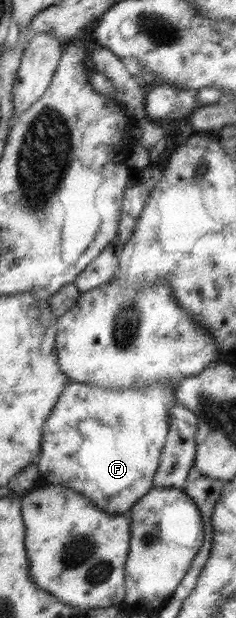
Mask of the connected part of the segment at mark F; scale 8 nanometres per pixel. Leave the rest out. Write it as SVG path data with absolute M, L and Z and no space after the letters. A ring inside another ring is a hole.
M169 378L169 380L163 380L163 382L151 382L151 384L143 384L143 386L131 386L130 388L100 388L95 384L83 384L82 382L74 382L69 380L66 385L64 392L60 395L56 406L52 409L50 416L46 419L45 425L43 426L43 437L41 442L41 449L35 458L34 463L38 467L40 481L46 483L52 483L52 485L59 485L71 489L74 492L88 498L98 509L104 510L104 512L110 515L126 515L129 514L129 510L132 506L143 498L150 489L153 488L153 478L156 474L158 465L160 464L160 455L162 454L162 447L165 445L167 434L169 431L169 408L176 404L176 402L170 401L172 395L168 397L166 390L173 390L179 383L179 378ZM80 424L86 424L86 430L78 430Z

